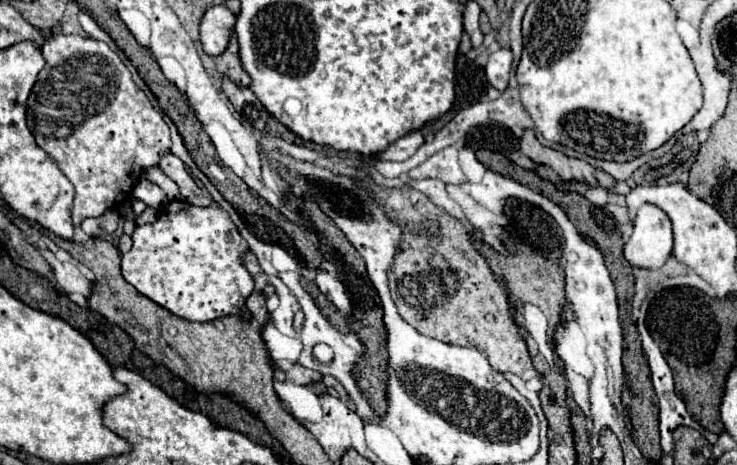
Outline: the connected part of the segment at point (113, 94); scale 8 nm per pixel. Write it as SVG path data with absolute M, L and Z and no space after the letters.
M42 32L42 36L46 66L40 70L38 80L30 92L26 120L38 146L48 152L48 156L72 182L76 190L72 222L74 226L80 226L84 218L102 216L108 208L116 208L130 198L132 188L142 178L144 170L156 166L160 158L170 152L170 130L162 114L154 110L148 96L132 82L124 62L104 42L78 34L46 36Z

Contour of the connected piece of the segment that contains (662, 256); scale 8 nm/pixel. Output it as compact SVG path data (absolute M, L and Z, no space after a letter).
M644 204L634 218L634 232L624 244L624 256L638 268L660 268L672 254L672 224L656 204Z

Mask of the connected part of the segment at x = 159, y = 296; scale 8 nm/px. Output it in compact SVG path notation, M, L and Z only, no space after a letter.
M174 200L168 202L158 214L160 216L154 224L136 226L132 234L132 248L126 254L122 254L122 276L140 294L186 320L210 322L234 312L238 314L246 298L254 290L254 280L242 264L242 254L248 250L248 244L238 234L228 212L216 202L206 208L198 208L194 204Z

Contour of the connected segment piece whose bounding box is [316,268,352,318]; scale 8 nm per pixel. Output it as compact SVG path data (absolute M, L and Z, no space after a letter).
M318 268L316 270L316 284L320 288L320 292L340 310L344 312L348 318L352 316L352 304L350 304L350 298L342 286L340 280L336 280L328 270L322 270Z

